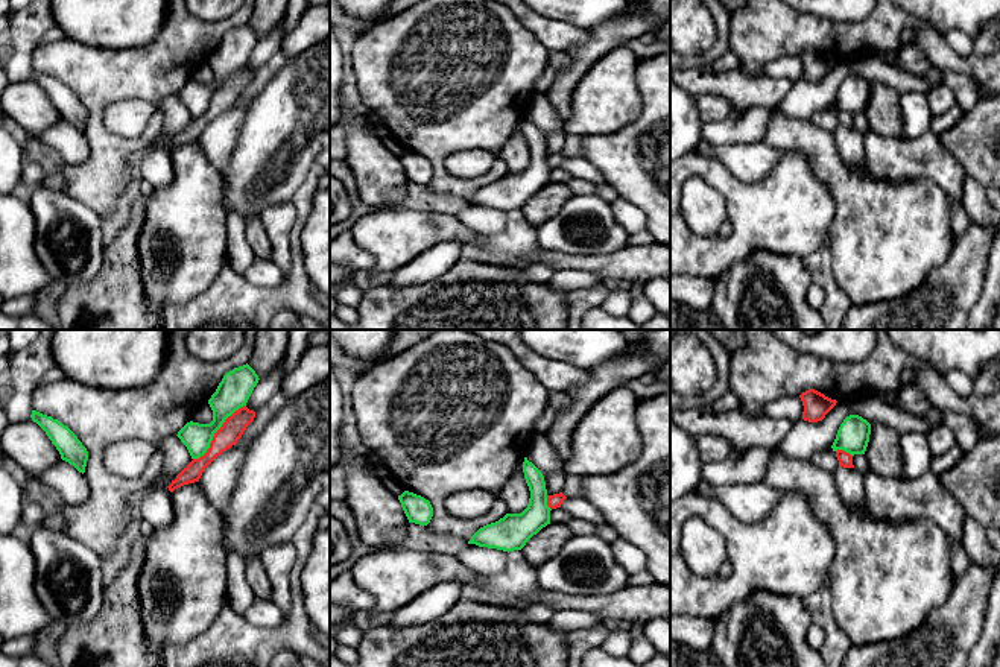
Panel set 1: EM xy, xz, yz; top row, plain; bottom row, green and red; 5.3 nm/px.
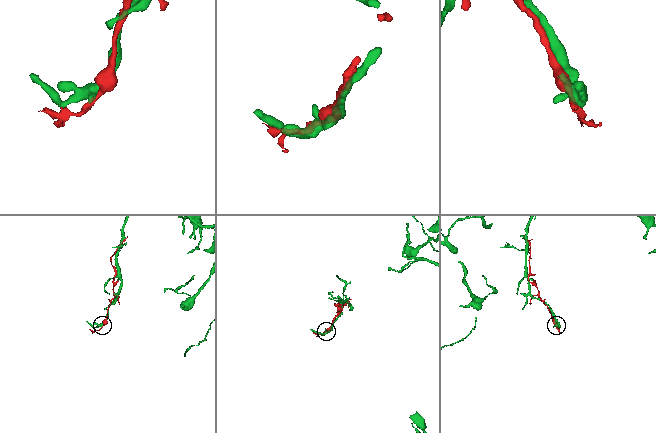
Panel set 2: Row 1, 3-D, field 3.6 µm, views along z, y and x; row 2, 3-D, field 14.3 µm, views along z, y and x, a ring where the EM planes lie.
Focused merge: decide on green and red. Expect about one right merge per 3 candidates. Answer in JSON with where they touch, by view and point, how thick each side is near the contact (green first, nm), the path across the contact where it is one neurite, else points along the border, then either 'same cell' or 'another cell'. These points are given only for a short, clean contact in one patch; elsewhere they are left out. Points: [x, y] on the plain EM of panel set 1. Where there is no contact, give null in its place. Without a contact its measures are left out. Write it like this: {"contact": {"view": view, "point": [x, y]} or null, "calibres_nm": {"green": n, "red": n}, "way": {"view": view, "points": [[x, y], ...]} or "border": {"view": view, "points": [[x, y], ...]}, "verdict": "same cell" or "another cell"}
{"contact": {"view": "xy", "point": [216, 90]}, "calibres_nm": {"green": 180, "red": 120}, "verdict": "another cell"}

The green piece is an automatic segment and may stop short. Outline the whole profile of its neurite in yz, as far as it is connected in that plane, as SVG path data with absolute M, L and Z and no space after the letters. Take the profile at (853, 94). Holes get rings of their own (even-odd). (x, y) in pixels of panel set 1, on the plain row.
M850 74L840 84L833 111L843 109L854 114L865 114L871 94L871 84L859 74Z

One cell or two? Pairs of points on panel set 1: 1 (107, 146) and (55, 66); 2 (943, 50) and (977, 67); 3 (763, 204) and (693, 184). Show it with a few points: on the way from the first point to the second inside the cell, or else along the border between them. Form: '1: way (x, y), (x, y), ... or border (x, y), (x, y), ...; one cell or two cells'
1: way (96, 125), (96, 99), (76, 79); one cell
2: way (952, 60), (958, 64), (968, 64); one cell
3: border (686, 178), (704, 178), (724, 198), (728, 216); two cells

